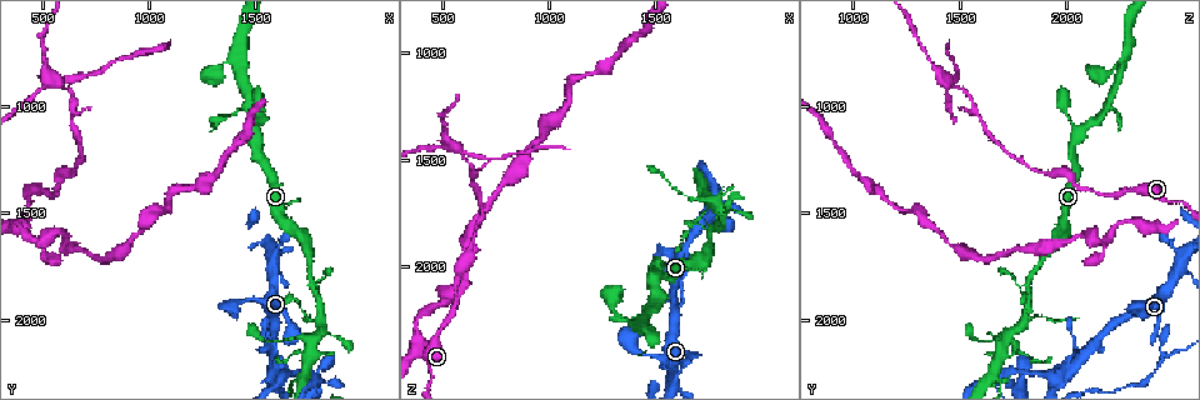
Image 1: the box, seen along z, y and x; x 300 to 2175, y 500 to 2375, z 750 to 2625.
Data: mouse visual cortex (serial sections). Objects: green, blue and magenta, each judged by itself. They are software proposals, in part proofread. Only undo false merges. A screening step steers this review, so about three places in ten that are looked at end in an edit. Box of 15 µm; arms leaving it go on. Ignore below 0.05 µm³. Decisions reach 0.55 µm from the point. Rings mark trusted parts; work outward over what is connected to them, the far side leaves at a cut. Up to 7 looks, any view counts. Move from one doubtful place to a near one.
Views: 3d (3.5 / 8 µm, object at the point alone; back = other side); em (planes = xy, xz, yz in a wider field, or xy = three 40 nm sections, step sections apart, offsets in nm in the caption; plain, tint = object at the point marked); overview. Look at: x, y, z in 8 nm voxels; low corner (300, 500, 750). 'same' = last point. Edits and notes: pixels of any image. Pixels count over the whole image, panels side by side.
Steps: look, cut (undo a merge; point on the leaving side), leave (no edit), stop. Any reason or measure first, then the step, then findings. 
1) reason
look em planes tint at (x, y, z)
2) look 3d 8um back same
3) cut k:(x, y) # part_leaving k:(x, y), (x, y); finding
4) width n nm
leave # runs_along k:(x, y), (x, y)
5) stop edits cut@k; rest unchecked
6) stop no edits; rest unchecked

arms run side by side
look 3d 3.5um at (1520, 1060, 2140)

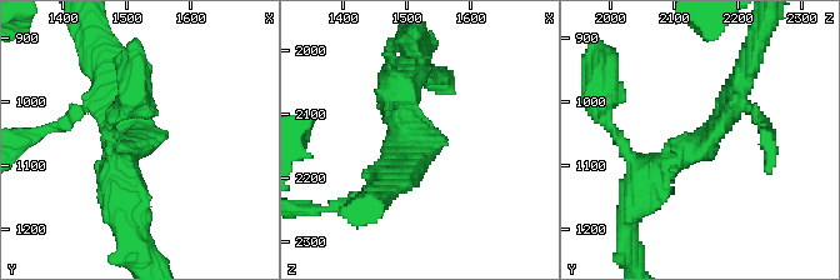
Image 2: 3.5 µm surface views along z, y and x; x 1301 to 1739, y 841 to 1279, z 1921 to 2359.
look em planes tint at (1515, 1070, 2140)

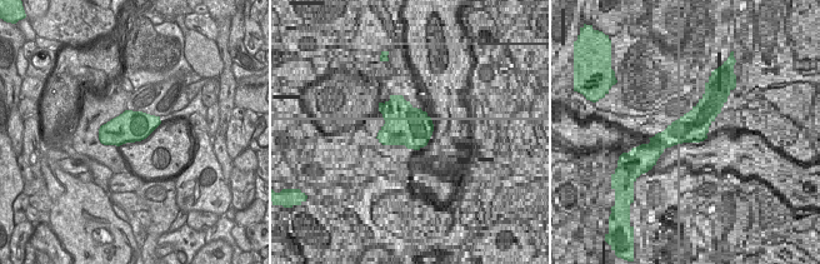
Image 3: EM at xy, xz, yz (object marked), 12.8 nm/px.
arms 3
leave # runs_along 2:(638, 190), (701, 144), (743, 79); one cell here

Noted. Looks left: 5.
calibre changes
look 3d 3.5um at (600, 900, 1470)

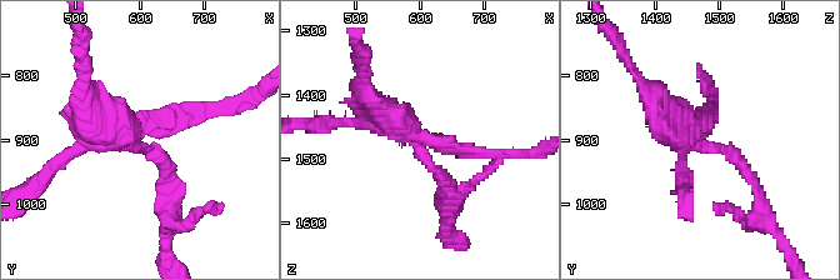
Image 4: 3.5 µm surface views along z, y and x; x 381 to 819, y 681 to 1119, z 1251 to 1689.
look em xy step 3 tint at (590, 895, 1470)

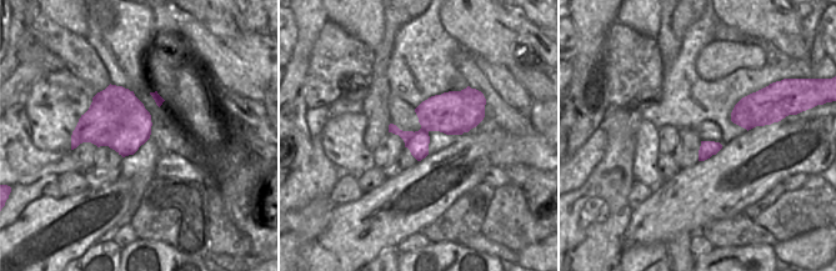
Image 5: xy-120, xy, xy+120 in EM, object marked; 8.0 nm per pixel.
arm_widths 200, 200, 200, 350 nm
cut 4:(179, 108) # border 5:(114, 94), (120, 116), (108, 145); two cells meet here

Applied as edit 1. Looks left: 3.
stop edits cut@4; rest unchecked

